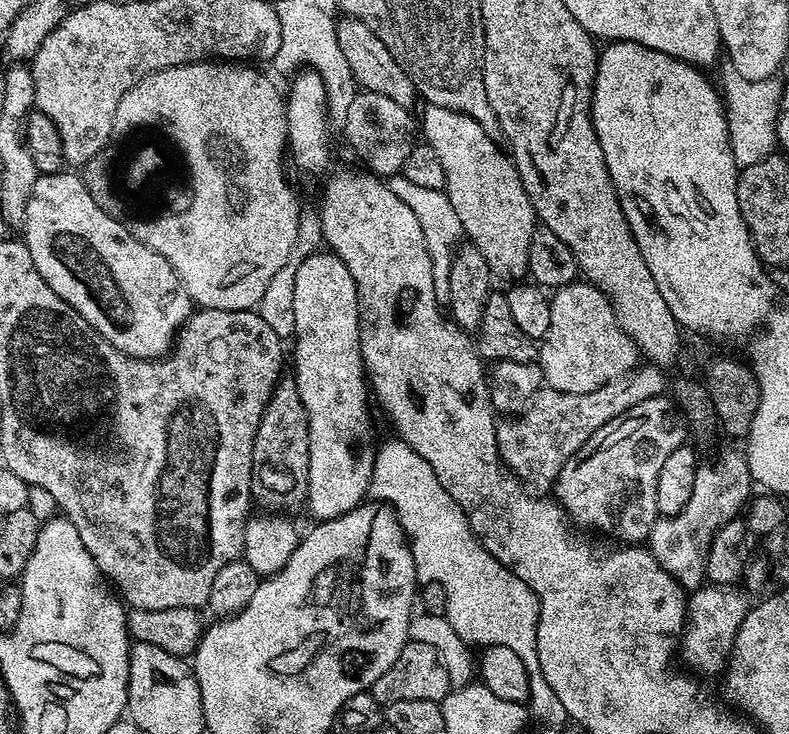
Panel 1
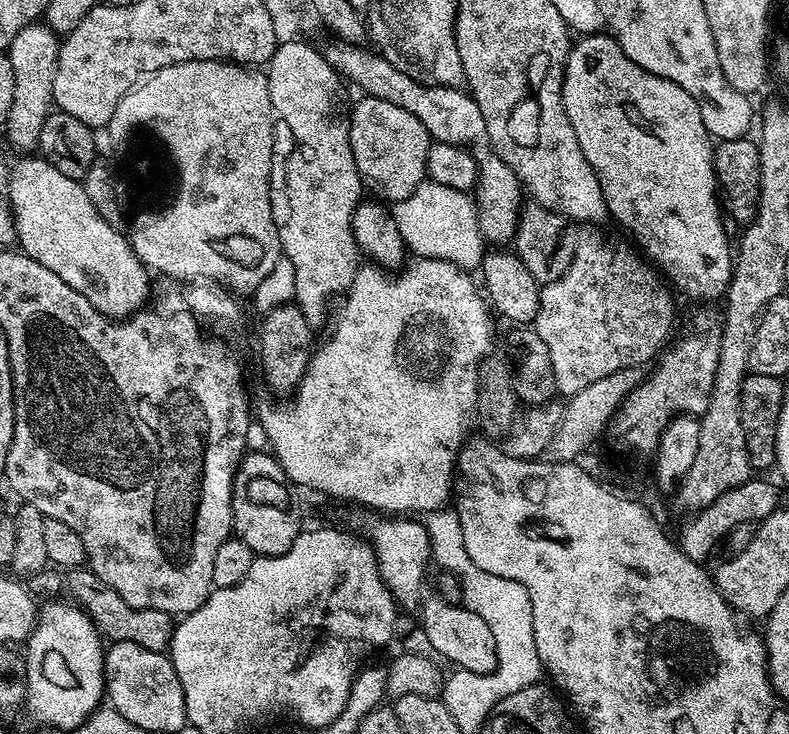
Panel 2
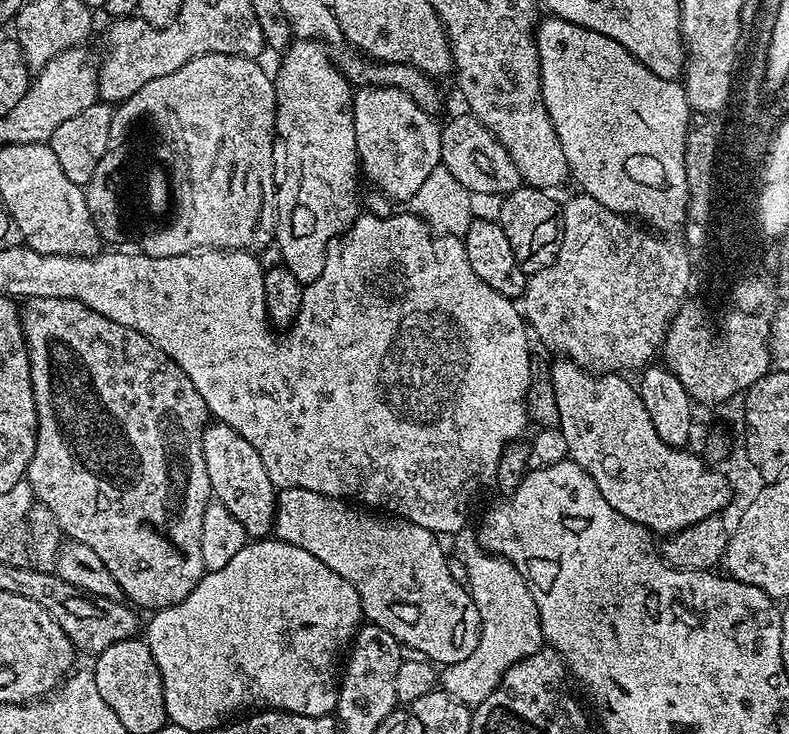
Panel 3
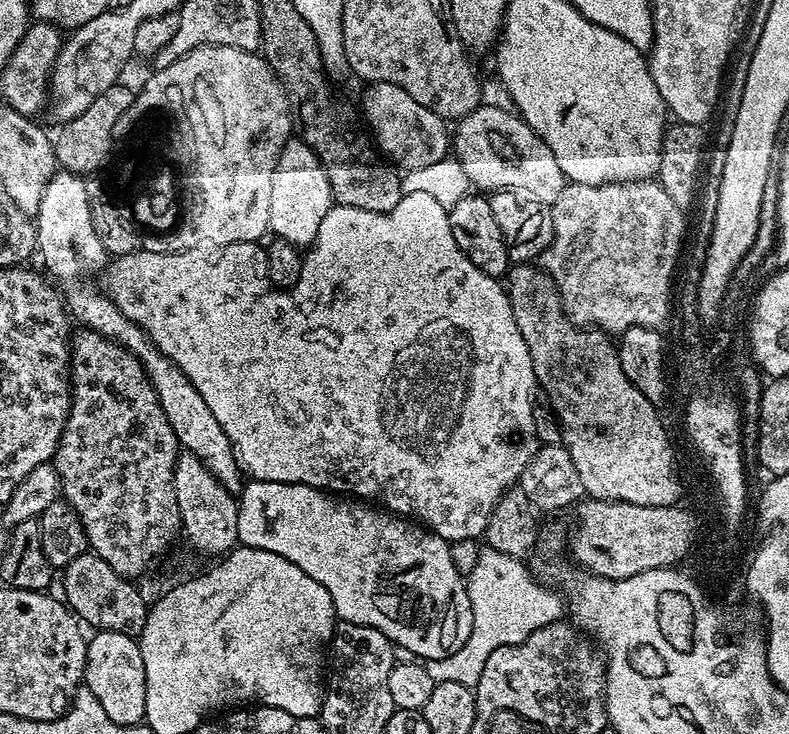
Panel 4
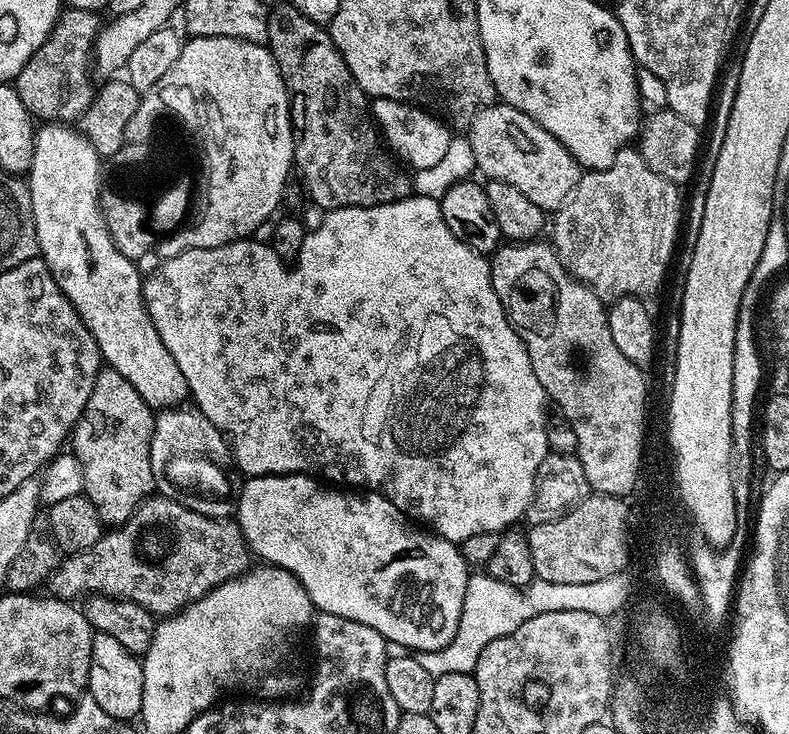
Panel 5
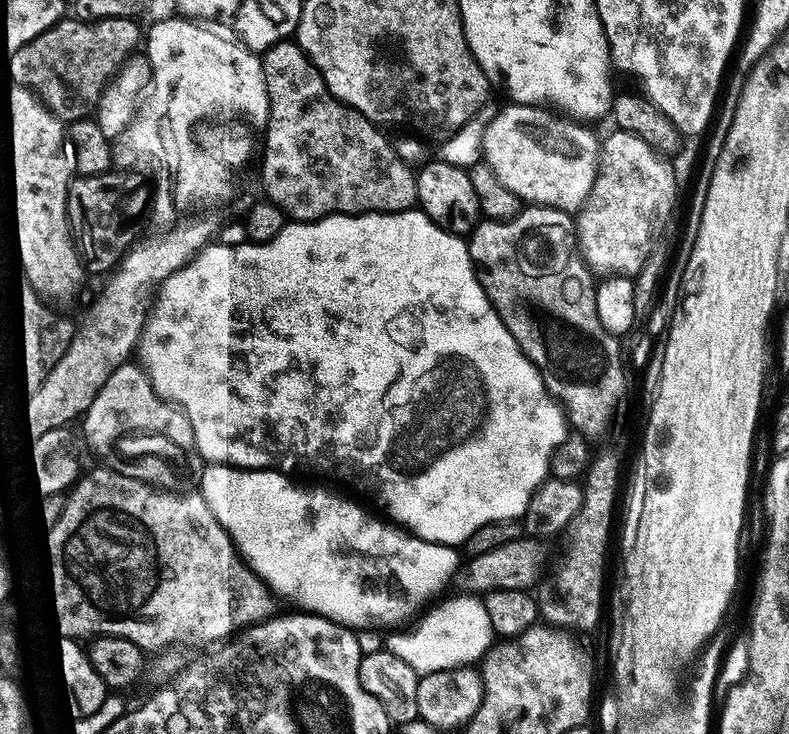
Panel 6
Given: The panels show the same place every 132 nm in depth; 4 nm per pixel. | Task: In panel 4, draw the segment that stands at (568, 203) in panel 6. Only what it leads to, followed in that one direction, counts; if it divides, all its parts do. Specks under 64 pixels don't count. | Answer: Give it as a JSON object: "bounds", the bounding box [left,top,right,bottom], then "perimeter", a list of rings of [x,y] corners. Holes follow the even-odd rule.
{"bounds":[454,104,566,206],"perimeter":[[[487,104],[476,108],[469,116],[463,116],[454,128],[454,158],[460,163],[462,170],[466,170],[469,185],[476,187],[477,184],[480,187],[477,189],[480,190],[511,190],[527,194],[531,199],[540,200],[549,206],[555,204],[566,181],[562,166],[558,166],[558,158],[554,158],[550,146],[546,146],[544,139],[515,111],[507,112],[504,108]]]}

